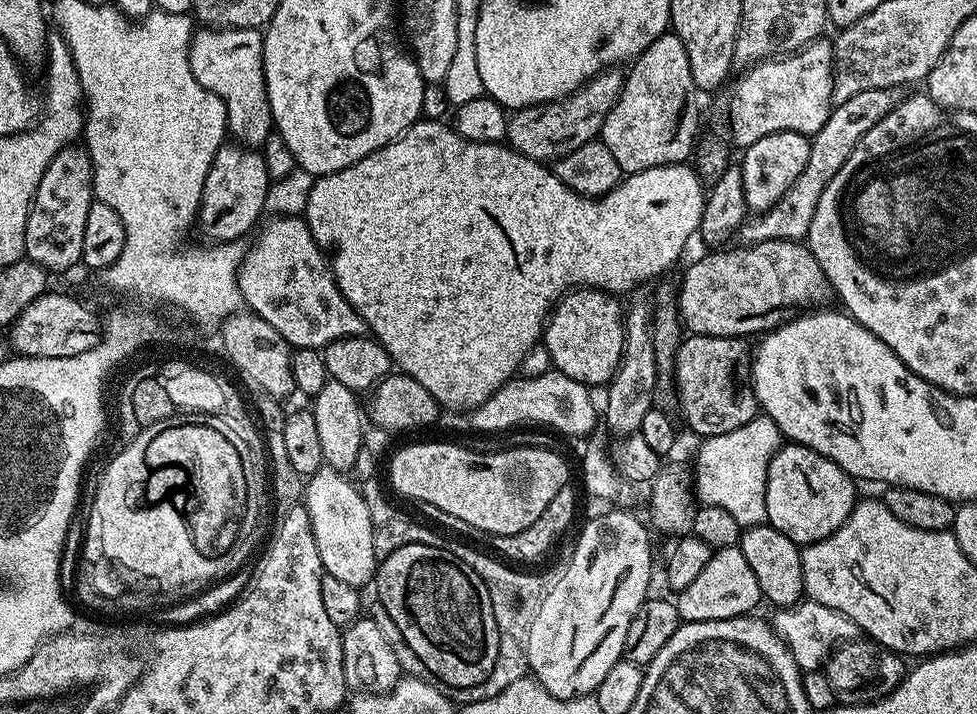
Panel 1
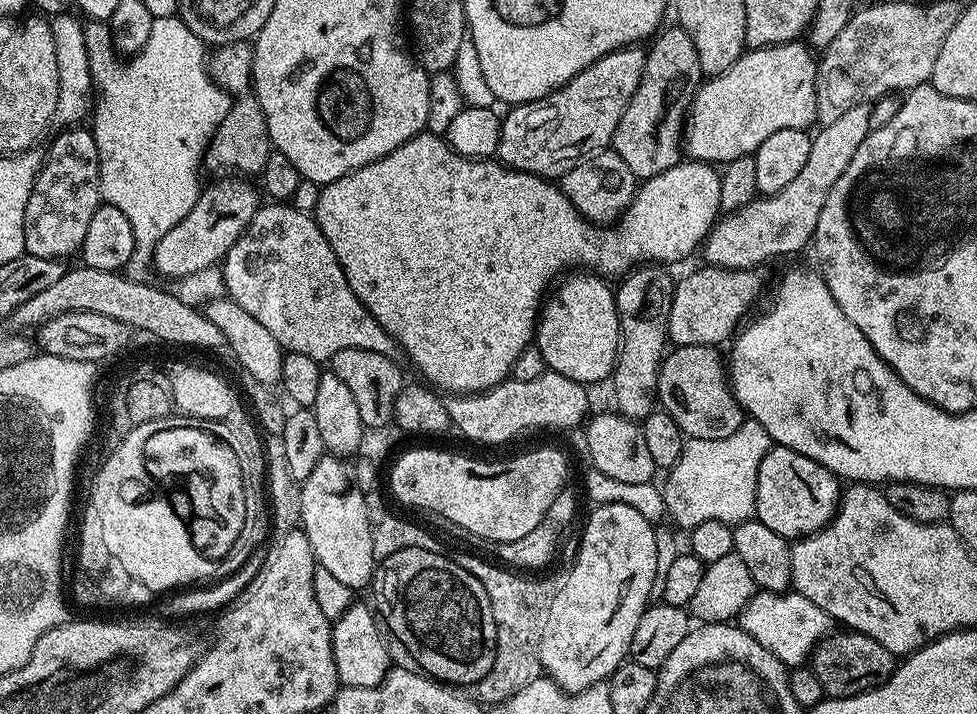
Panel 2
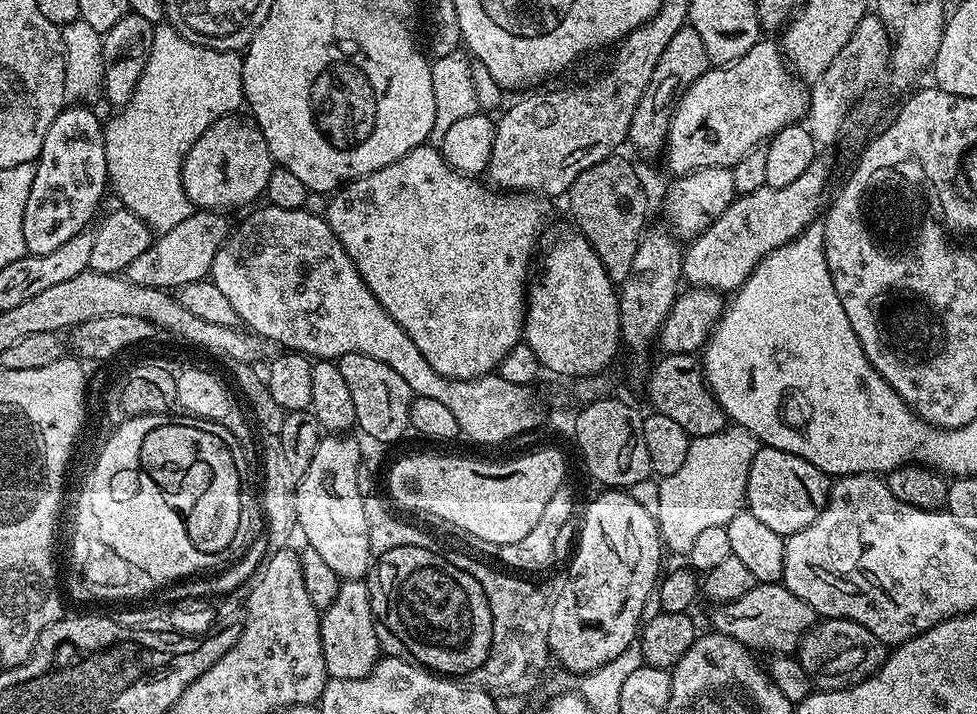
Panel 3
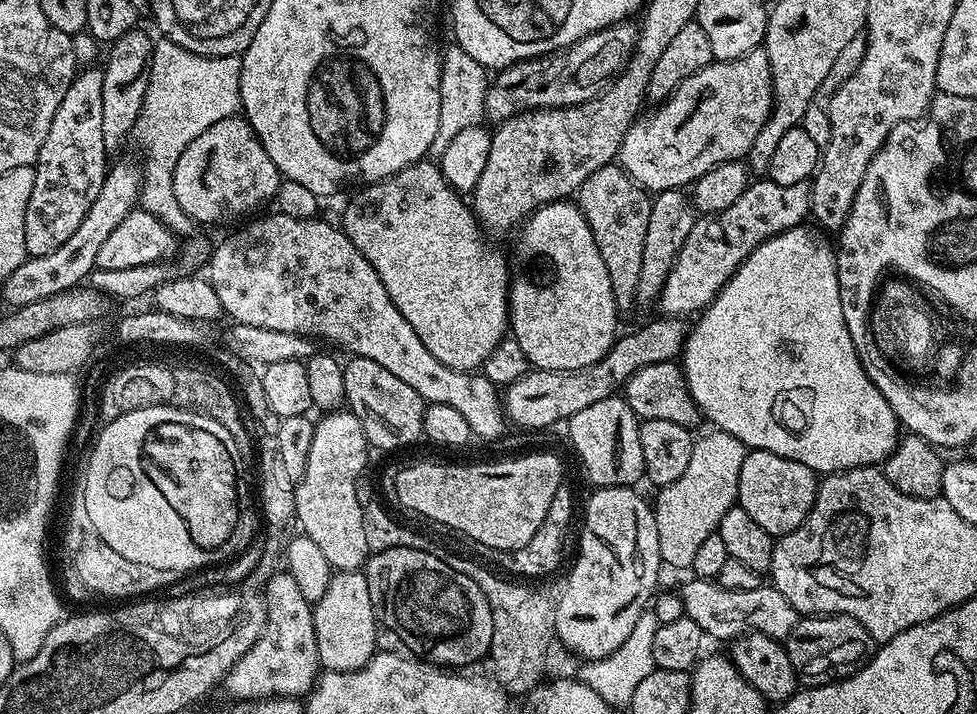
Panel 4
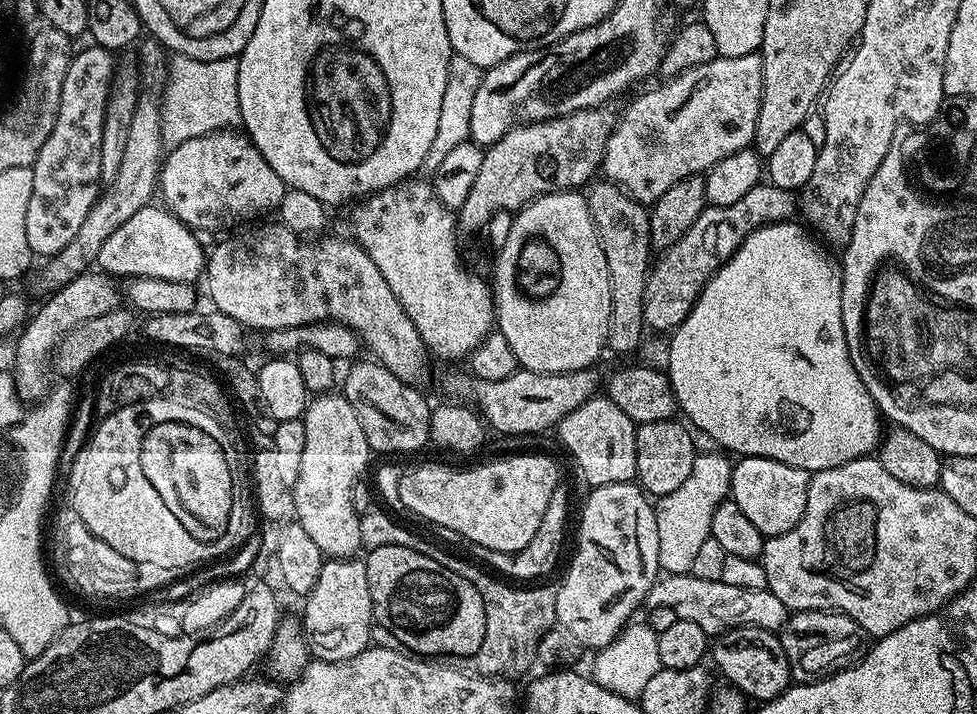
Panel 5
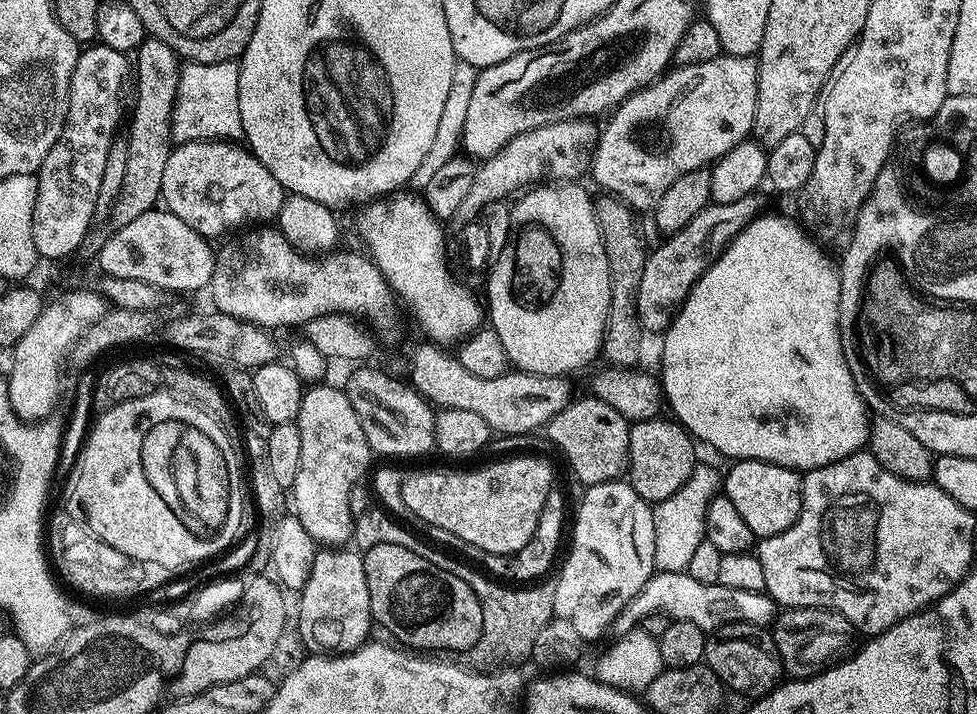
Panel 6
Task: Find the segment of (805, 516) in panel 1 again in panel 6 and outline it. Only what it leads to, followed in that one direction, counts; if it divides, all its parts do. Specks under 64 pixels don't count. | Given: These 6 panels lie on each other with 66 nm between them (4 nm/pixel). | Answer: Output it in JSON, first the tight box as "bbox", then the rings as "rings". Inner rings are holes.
{"bbox":[722,460,802,537],"rings":[[[738,460],[722,476],[723,495],[734,502],[738,515],[750,526],[753,537],[777,536],[785,532],[800,513],[802,506],[802,476],[795,468],[783,468],[761,460]]]}

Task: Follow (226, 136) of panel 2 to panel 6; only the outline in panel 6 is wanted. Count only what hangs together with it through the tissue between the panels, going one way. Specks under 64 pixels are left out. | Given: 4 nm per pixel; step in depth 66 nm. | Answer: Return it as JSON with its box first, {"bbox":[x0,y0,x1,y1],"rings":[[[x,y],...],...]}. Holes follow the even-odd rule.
{"bbox":[162,140,286,238],"rings":[[[185,140],[177,143],[162,173],[162,204],[186,226],[206,238],[227,237],[235,228],[277,219],[286,199],[284,188],[247,147],[227,140]]]}

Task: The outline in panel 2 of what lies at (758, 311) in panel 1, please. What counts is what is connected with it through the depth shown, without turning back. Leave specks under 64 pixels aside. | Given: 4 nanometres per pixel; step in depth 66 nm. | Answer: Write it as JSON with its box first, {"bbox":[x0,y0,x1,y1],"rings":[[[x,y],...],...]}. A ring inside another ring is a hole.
{"bbox":[668,267,760,346],"rings":[[[703,267],[676,280],[668,323],[668,338],[673,345],[720,346],[723,340],[731,341],[760,296],[760,272],[757,269]]]}

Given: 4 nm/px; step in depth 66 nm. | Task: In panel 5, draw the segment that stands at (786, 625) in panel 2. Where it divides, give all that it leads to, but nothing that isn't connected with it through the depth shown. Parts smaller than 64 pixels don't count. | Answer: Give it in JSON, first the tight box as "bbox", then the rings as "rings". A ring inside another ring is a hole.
{"bbox":[648,574,790,634],"rings":[[[690,574],[682,576],[661,575],[648,592],[648,608],[669,608],[674,610],[676,619],[695,622],[709,634],[719,634],[729,628],[765,628],[771,632],[783,628],[790,615],[790,609],[767,588],[762,590],[742,590],[739,586],[726,586],[726,582],[694,578]]]}

